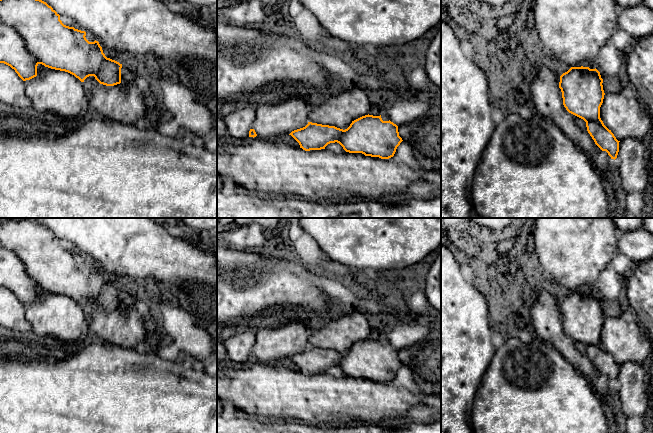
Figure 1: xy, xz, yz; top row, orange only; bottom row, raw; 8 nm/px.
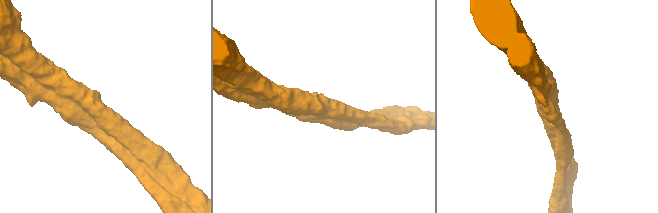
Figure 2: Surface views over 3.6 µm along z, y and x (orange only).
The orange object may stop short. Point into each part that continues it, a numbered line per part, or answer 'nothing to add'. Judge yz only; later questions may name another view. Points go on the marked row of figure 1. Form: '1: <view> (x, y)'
nothing to add

